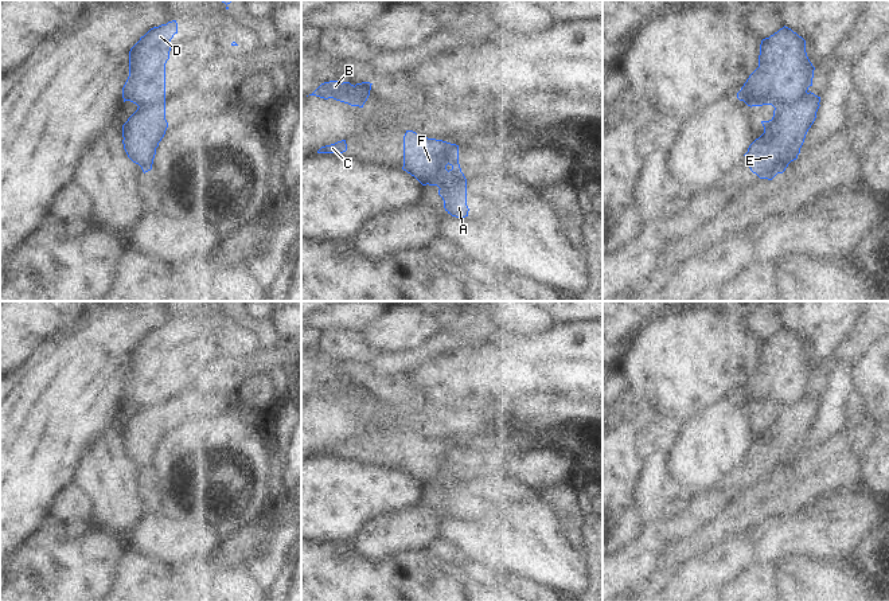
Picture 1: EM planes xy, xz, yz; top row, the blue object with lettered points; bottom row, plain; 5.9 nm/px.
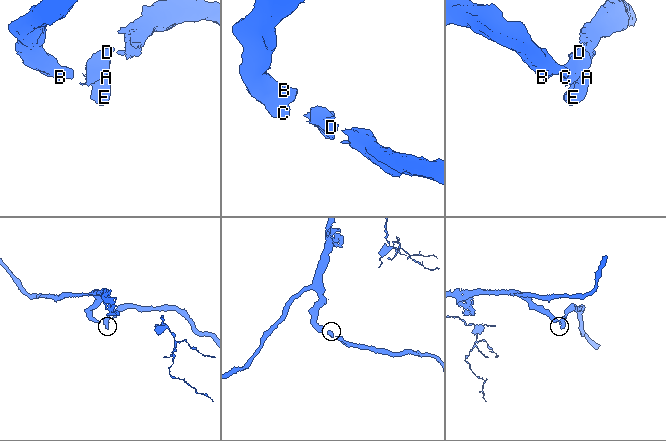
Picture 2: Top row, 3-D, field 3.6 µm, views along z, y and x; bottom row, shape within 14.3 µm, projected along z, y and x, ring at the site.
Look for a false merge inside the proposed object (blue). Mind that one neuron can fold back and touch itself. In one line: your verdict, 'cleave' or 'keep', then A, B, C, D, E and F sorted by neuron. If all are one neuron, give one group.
cleave; A E / B C D F

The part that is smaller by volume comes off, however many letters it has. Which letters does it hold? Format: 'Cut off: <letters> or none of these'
Cut off: A, E

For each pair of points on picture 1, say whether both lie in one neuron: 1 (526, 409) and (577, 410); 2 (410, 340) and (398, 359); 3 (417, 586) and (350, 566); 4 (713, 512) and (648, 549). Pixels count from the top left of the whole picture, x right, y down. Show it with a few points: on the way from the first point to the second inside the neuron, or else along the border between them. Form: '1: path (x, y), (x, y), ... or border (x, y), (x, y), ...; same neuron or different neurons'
1: path (538, 410), (565, 410); same neuron
2: border (392, 352), (404, 350), (409, 355); different neurons
3: path (401, 586), (370, 586), (366, 582); same neuron
4: path (696, 522), (666, 527), (662, 531); same neuron

